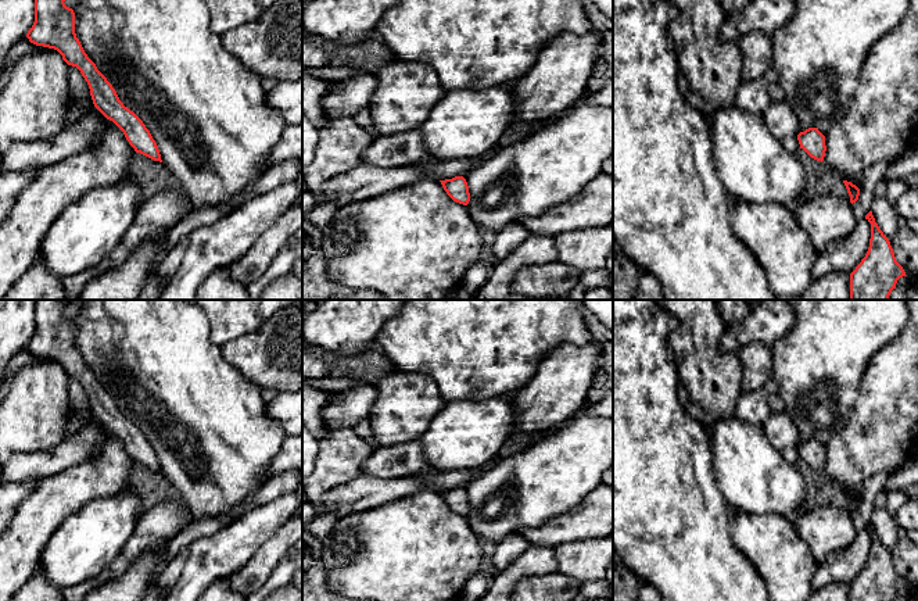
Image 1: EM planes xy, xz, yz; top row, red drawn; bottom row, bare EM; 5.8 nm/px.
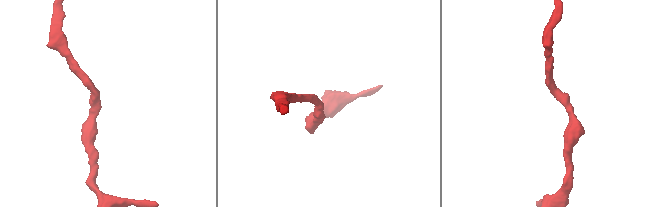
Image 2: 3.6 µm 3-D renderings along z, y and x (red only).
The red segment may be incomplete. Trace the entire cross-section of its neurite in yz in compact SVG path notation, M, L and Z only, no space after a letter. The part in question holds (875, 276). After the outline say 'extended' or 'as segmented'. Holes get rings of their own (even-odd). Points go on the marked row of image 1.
M872 211L865 219L871 223L869 247L850 273L850 300L889 300L897 280L907 275L896 261L890 242L875 222Z; as segmented

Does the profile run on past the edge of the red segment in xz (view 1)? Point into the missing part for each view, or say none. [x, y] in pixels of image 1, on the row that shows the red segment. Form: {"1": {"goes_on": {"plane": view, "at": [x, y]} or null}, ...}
{"1": {"goes_on": null}}

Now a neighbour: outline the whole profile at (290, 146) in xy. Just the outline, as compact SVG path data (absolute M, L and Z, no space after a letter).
M302 122L283 129L280 142L269 155L269 167L291 158L302 158Z

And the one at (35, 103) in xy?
M43 46L14 62L8 83L0 92L0 154L19 142L39 142L67 126L71 99L68 69L57 50Z

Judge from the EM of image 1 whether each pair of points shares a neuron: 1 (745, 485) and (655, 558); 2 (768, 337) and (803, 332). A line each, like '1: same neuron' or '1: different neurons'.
1: different neurons
2: different neurons

